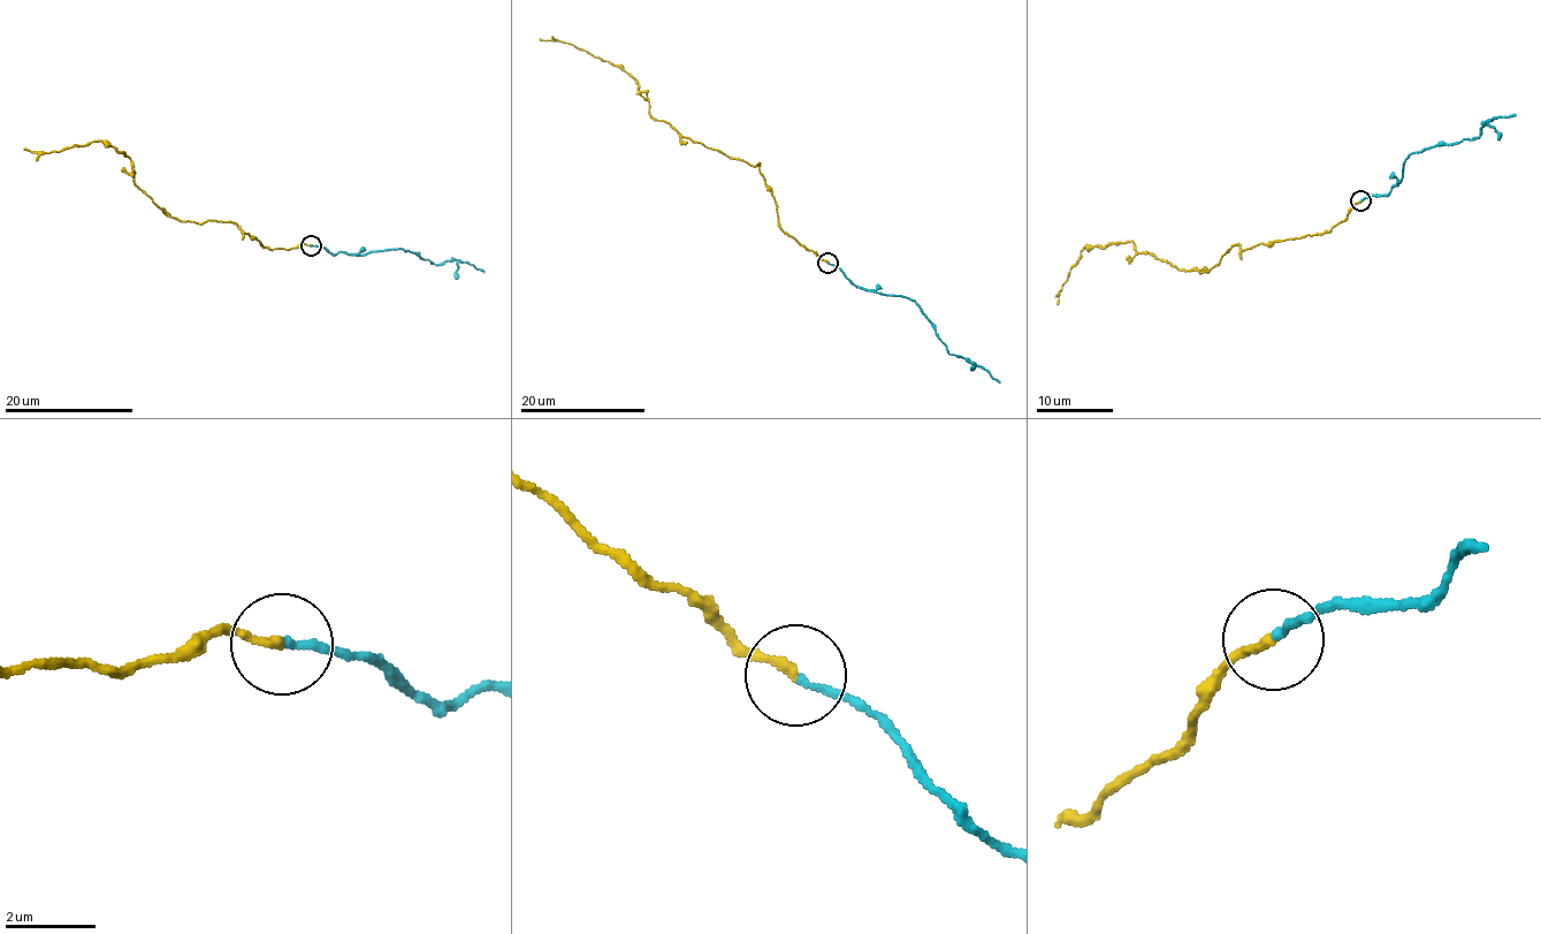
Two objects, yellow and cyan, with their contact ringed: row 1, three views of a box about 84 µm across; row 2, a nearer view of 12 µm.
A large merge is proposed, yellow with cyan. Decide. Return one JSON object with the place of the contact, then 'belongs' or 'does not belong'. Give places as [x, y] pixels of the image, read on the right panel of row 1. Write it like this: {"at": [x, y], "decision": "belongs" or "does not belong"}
{"at": [1360, 200], "decision": "does not belong"}

